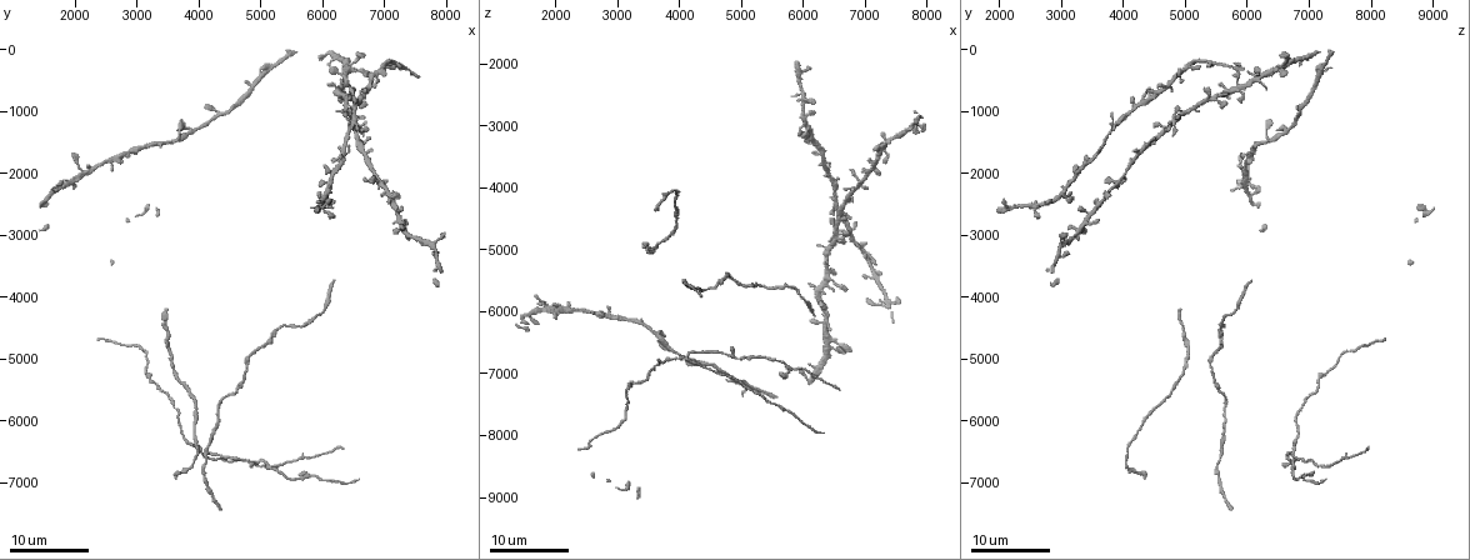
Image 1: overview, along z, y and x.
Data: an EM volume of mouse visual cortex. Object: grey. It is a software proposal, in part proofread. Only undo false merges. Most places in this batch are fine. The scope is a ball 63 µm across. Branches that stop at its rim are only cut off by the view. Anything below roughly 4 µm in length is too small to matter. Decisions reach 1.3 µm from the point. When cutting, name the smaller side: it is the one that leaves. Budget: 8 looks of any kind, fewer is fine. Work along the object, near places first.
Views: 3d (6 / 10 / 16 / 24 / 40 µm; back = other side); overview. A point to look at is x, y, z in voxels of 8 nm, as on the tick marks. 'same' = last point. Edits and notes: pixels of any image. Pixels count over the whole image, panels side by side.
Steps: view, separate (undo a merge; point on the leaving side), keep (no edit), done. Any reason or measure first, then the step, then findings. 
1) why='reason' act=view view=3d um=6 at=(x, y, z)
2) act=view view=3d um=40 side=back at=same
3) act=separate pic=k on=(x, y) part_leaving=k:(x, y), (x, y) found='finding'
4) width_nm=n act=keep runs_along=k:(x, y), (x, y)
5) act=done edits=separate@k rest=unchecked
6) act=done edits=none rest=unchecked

why='thick turns thin' act=view view=3d um=24 at=(5250, 4500, 5600)

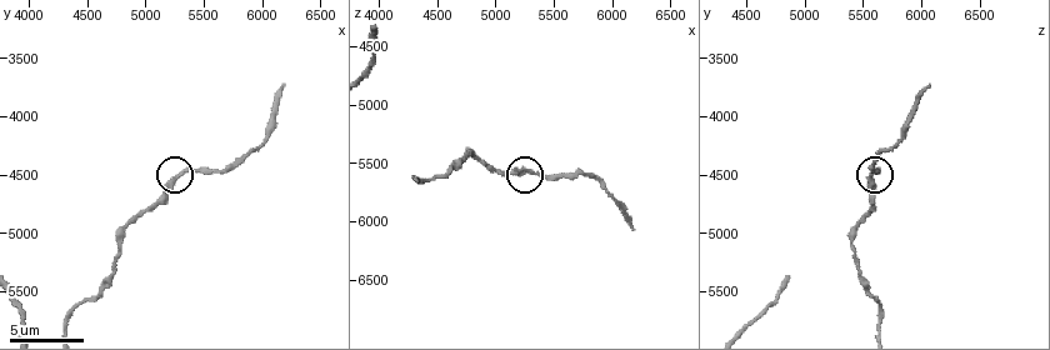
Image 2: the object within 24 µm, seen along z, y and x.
act=view view=3d um=6 at=(5260, 4540, 5580)

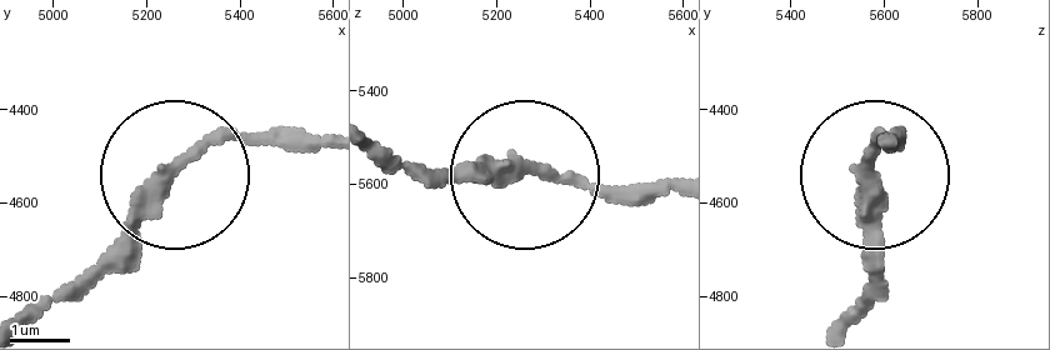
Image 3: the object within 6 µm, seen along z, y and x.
act=keep found='one cell here'

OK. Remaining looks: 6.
act=view view=3d um=24 at=(2550, 1850, 6050)

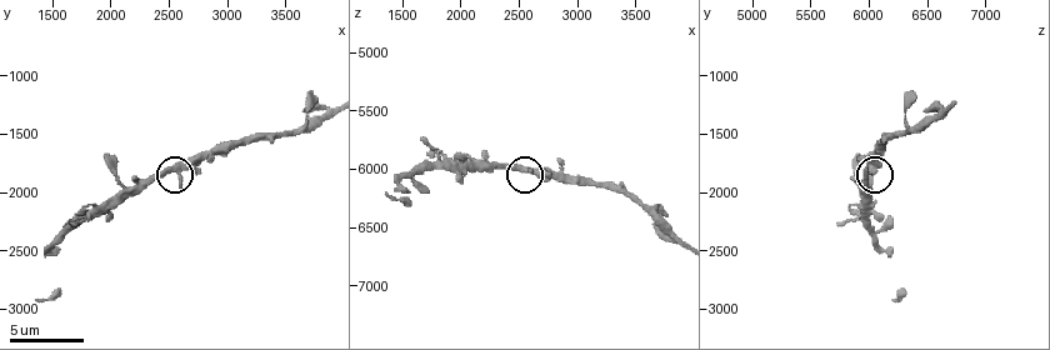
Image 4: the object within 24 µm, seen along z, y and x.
act=view view=3d um=6 at=(2580, 1860, 6000)

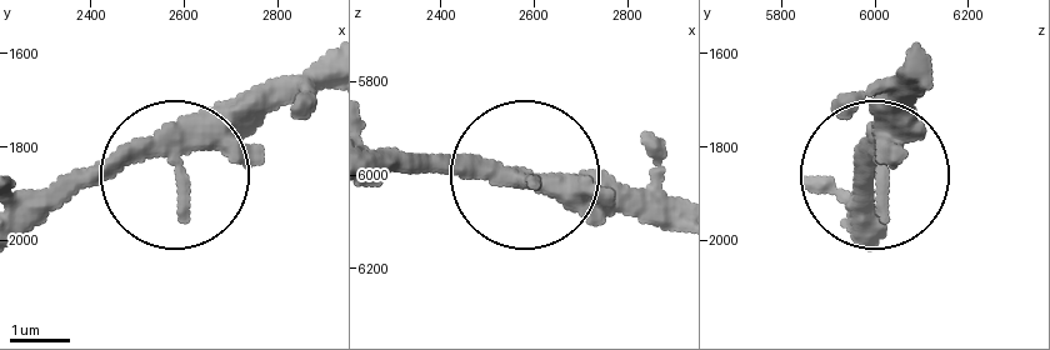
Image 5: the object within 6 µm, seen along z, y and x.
act=keep runs_along=5:(675, 226), (585, 211), (495, 166), (376, 166) found='continuous, no second cell'

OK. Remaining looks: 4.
why='a fork' act=view view=3d um=16 at=(4100, 6550, 6700)

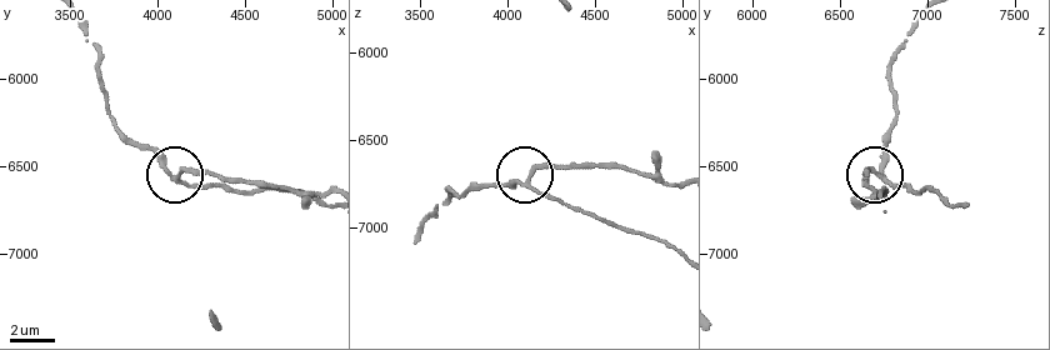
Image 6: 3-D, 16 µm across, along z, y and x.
act=view view=3d um=10 at=(4120, 6540, 6720)

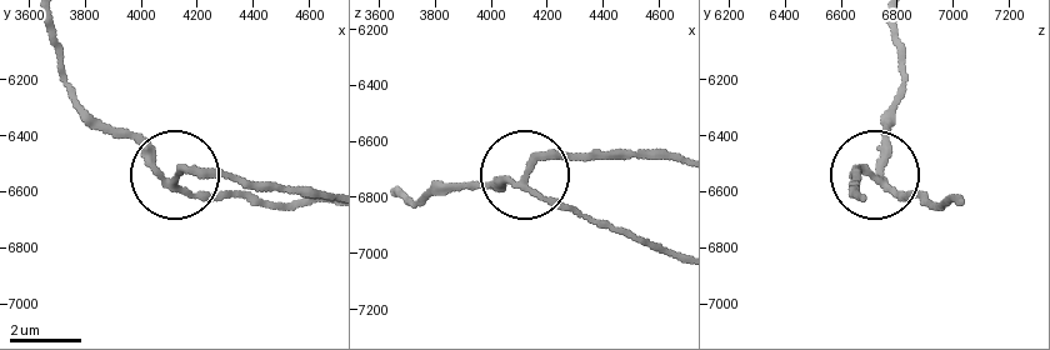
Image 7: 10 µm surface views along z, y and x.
act=separate pic=7 on=(221, 174) part_leaving=7:(174, 180), (219, 171), (326, 193) found='a second cell is stuck on'

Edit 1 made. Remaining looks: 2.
why='a fork' act=view view=3d um=24 at=(6850, 2050, 4000)

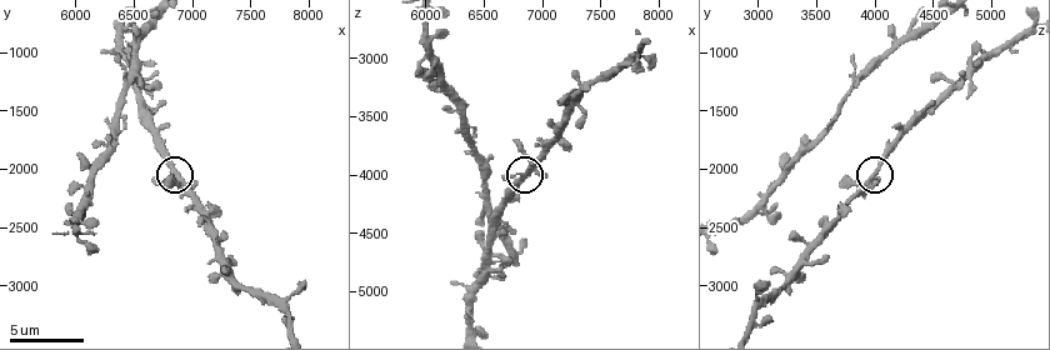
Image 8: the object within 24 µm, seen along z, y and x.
why='closer look' act=view view=3d um=10 at=(6840, 2060, 3980)

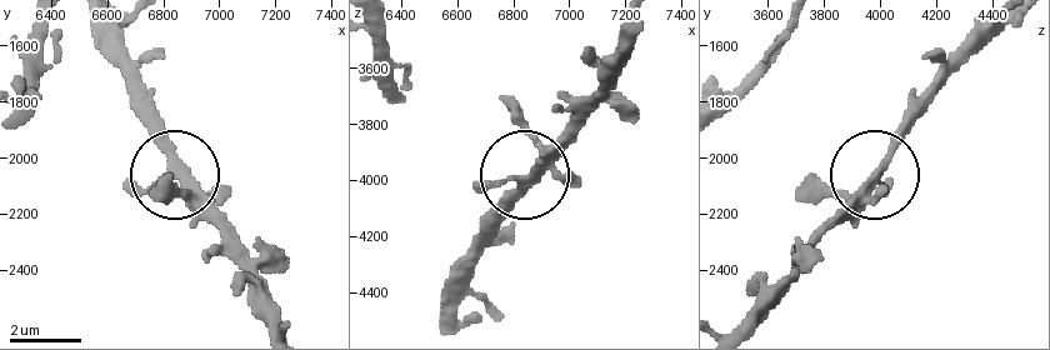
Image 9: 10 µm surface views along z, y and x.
act=keep runs_along=9:(440, 314), (446, 278), (506, 198), (593, 111) found='continuous, no second cell'

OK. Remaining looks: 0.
act=done edits=separate@7 rest=unchecked

